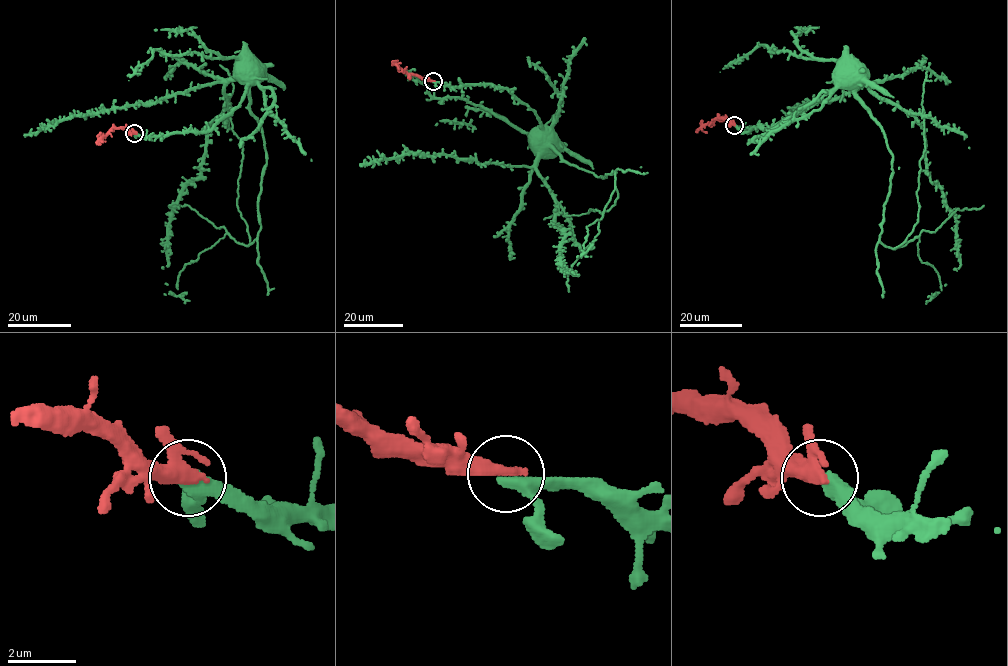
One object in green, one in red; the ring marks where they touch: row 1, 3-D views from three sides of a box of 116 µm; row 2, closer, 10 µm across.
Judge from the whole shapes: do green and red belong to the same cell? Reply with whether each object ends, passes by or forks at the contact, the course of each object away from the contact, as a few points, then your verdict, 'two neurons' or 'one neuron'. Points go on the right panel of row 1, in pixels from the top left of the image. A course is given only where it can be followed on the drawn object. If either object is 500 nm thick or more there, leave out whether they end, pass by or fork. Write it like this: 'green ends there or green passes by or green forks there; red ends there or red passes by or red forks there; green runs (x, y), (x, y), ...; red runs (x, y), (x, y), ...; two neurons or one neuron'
green passes by; red forks there; green runs (735, 125), (749, 129), (772, 127), (799, 113), (836, 87), (839, 67), (845, 63), (848, 65); red runs (734, 125), (717, 118), (701, 128), (707, 132); one neuron

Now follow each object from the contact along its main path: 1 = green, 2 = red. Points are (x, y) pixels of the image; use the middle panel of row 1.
1: (433, 81), (457, 86), (492, 84), (507, 87), (532, 109), (540, 122), (542, 130), (533, 135), (538, 140)
2: (433, 81), (406, 73), (396, 64), (399, 69)

